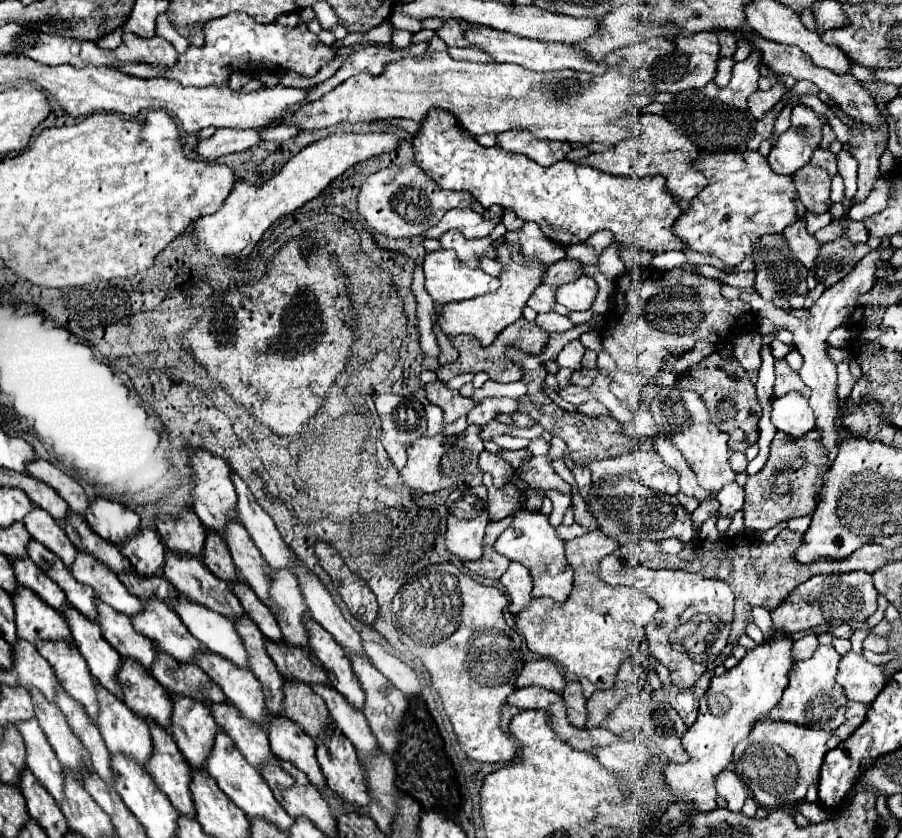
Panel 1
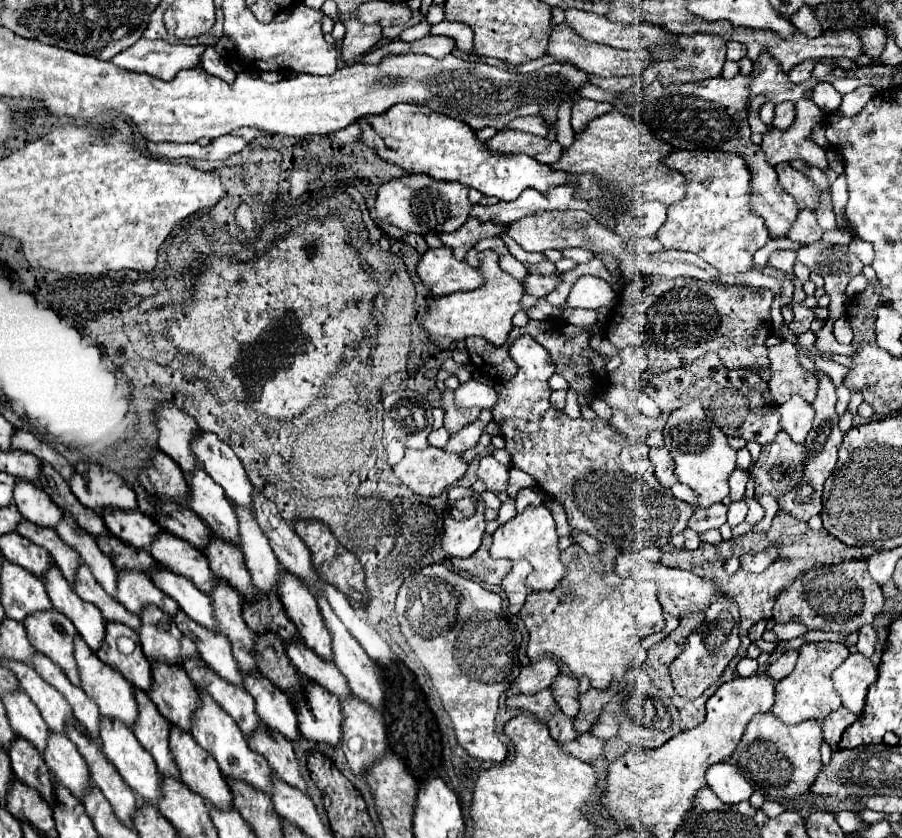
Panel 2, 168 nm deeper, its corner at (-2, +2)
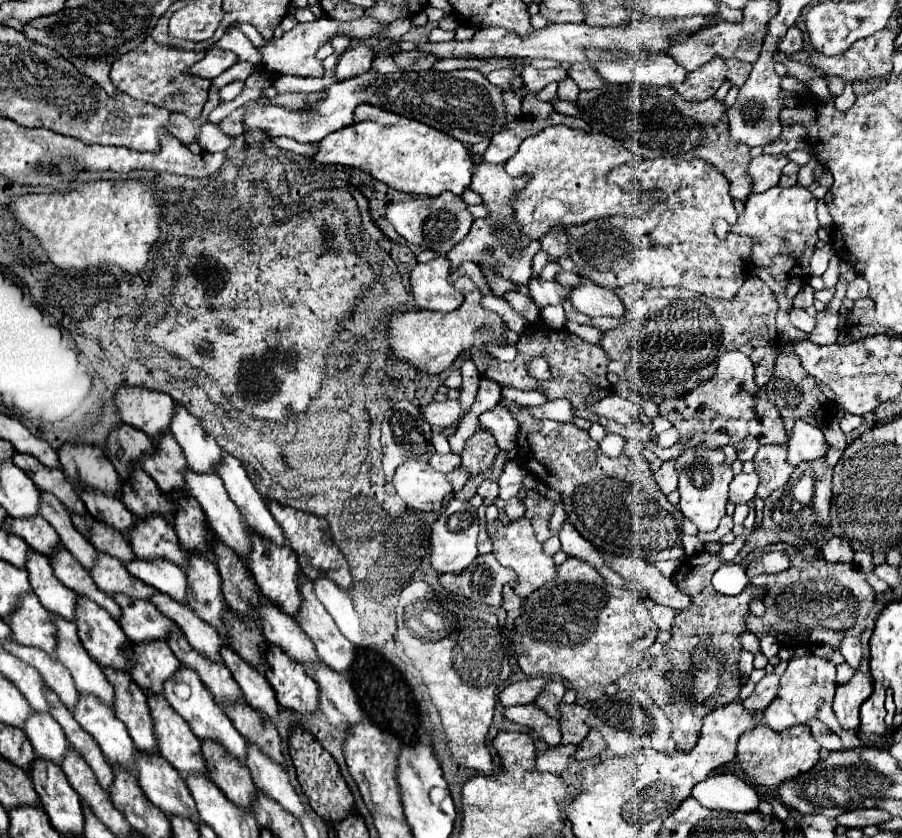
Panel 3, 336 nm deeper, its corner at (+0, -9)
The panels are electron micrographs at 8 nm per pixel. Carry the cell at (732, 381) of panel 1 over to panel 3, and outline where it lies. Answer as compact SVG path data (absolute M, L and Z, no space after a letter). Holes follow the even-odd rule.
M729 351L721 355L715 377L711 381L703 383L697 387L697 391L691 391L681 399L663 401L659 405L659 415L669 419L681 433L681 453L685 449L695 449L697 445L703 445L703 449L721 449L731 445L737 451L737 459L747 461L753 459L761 445L785 441L779 411L769 401L767 391L755 385L753 363L741 351Z

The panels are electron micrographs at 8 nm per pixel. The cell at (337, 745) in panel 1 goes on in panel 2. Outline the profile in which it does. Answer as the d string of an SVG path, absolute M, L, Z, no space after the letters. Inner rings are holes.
M311 684L311 700L307 700L303 708L295 708L295 712L301 734L307 740L337 748L343 736L343 712L341 702L335 700L335 696Z

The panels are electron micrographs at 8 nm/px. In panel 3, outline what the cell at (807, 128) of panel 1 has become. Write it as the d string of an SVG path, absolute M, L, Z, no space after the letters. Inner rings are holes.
M771 187L765 193L751 193L745 201L745 209L739 215L735 225L727 221L717 221L713 233L719 239L727 235L745 235L753 241L751 247L751 263L755 269L769 269L773 279L787 285L793 279L809 279L809 259L815 251L817 243L817 215L815 215L817 199L811 195L807 187Z

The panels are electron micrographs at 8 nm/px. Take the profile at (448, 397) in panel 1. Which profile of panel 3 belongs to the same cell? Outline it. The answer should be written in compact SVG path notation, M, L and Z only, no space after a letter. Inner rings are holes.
M479 429L473 437L467 439L465 451L461 453L461 465L469 475L483 475L493 467L495 455L499 453L495 437L487 429Z

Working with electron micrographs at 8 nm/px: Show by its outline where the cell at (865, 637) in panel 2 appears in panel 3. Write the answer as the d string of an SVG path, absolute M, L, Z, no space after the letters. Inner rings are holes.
M847 637L847 639L843 639L839 651L841 651L841 655L845 657L845 661L853 669L859 667L859 661L861 661L861 641L859 641L859 637Z

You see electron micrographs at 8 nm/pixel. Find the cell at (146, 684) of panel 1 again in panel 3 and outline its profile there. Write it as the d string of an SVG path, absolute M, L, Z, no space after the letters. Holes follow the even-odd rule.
M79 595L75 609L75 625L81 643L101 667L129 671L131 661L121 653L121 647L127 645L129 639L125 639L119 623L103 607Z

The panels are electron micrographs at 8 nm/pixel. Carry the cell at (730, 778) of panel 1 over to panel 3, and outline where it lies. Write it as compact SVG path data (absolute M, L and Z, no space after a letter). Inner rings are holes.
M711 775L693 787L695 797L703 807L713 811L757 811L759 795L737 775Z

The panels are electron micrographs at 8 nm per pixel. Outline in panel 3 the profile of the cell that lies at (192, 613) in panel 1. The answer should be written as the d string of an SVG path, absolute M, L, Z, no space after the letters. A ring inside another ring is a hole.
M133 559L131 563L125 565L131 575L141 579L143 583L155 587L161 593L171 595L177 601L185 603L185 593L187 593L187 581L185 573L181 567L167 559Z

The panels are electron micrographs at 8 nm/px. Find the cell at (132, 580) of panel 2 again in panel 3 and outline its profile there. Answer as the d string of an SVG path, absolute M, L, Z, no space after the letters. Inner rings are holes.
M97 553L91 577L97 583L97 587L107 595L125 593L135 599L151 599L151 595L157 593L155 587L149 587L141 583L141 579L129 575L129 571L125 569L123 563L119 563L119 559L113 559L111 555L105 553Z

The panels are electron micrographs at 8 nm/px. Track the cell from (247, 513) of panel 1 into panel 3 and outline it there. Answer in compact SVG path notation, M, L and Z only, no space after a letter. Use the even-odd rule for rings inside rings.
M175 403L175 407L177 409L173 413L169 429L181 445L187 465L197 473L213 473L211 465L221 459L221 447L211 435L203 431L199 419L193 417L181 403Z

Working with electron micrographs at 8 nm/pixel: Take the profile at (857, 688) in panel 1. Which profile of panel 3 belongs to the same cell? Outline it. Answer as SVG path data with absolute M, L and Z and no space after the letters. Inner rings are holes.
M857 671L847 685L837 687L833 709L843 729L857 729L861 725L859 707L863 701L869 699L871 691L873 691L873 681L861 671Z

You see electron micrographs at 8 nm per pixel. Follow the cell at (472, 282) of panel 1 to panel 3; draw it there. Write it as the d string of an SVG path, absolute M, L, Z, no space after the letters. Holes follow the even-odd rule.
M443 255L415 265L411 271L411 291L419 309L449 313L463 303L461 293L447 281L447 257Z

